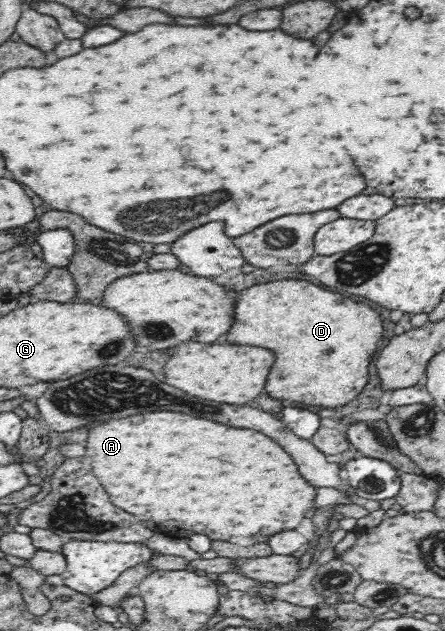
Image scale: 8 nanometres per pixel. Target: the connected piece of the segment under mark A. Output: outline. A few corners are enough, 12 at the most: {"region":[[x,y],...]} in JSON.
{"region":[[178,412],[87,430],[109,501],[249,547],[316,488],[260,432]]}

